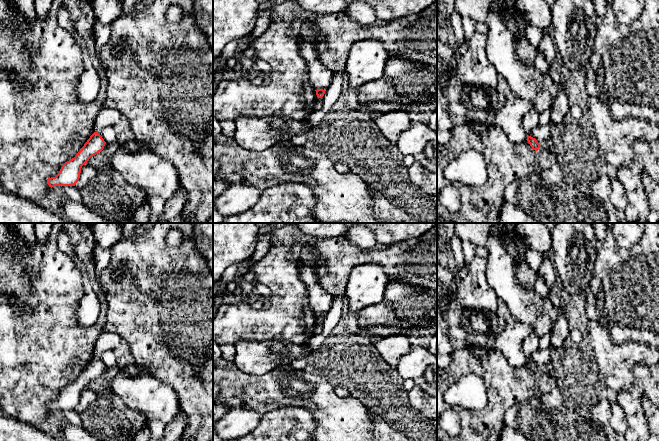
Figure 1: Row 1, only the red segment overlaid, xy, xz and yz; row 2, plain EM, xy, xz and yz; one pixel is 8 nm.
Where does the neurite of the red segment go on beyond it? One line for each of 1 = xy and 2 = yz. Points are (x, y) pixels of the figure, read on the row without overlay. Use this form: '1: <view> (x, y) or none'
1: none
2: none

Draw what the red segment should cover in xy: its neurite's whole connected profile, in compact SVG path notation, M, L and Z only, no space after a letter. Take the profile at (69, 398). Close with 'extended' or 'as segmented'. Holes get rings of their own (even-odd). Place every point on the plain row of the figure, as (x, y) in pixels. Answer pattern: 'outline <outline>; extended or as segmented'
outline M94 356L76 380L65 386L55 401L47 403L49 411L75 410L80 402L81 392L94 379L101 376L106 366L100 357Z; as segmented

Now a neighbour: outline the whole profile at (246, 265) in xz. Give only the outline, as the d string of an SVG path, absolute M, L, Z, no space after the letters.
M252 256L242 262L240 262L240 266L238 271L241 271L243 274L245 274L246 272L250 271L252 266L254 265L254 261Z

